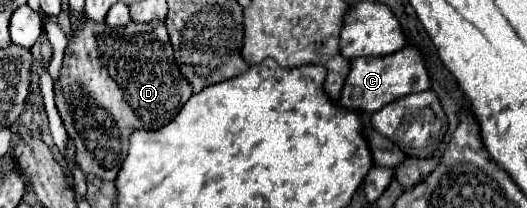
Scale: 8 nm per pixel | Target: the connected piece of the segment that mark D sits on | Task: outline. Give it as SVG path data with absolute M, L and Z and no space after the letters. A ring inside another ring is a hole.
M164 19L150 23L130 23L124 27L110 27L106 23L84 21L72 43L66 47L62 77L56 85L56 107L64 121L66 131L76 143L76 161L84 175L96 175L104 181L116 181L122 163L128 155L128 139L138 131L158 131L168 125L182 105L192 97L192 87L180 73L172 45L166 33ZM98 109L104 109L110 121L98 121Z

